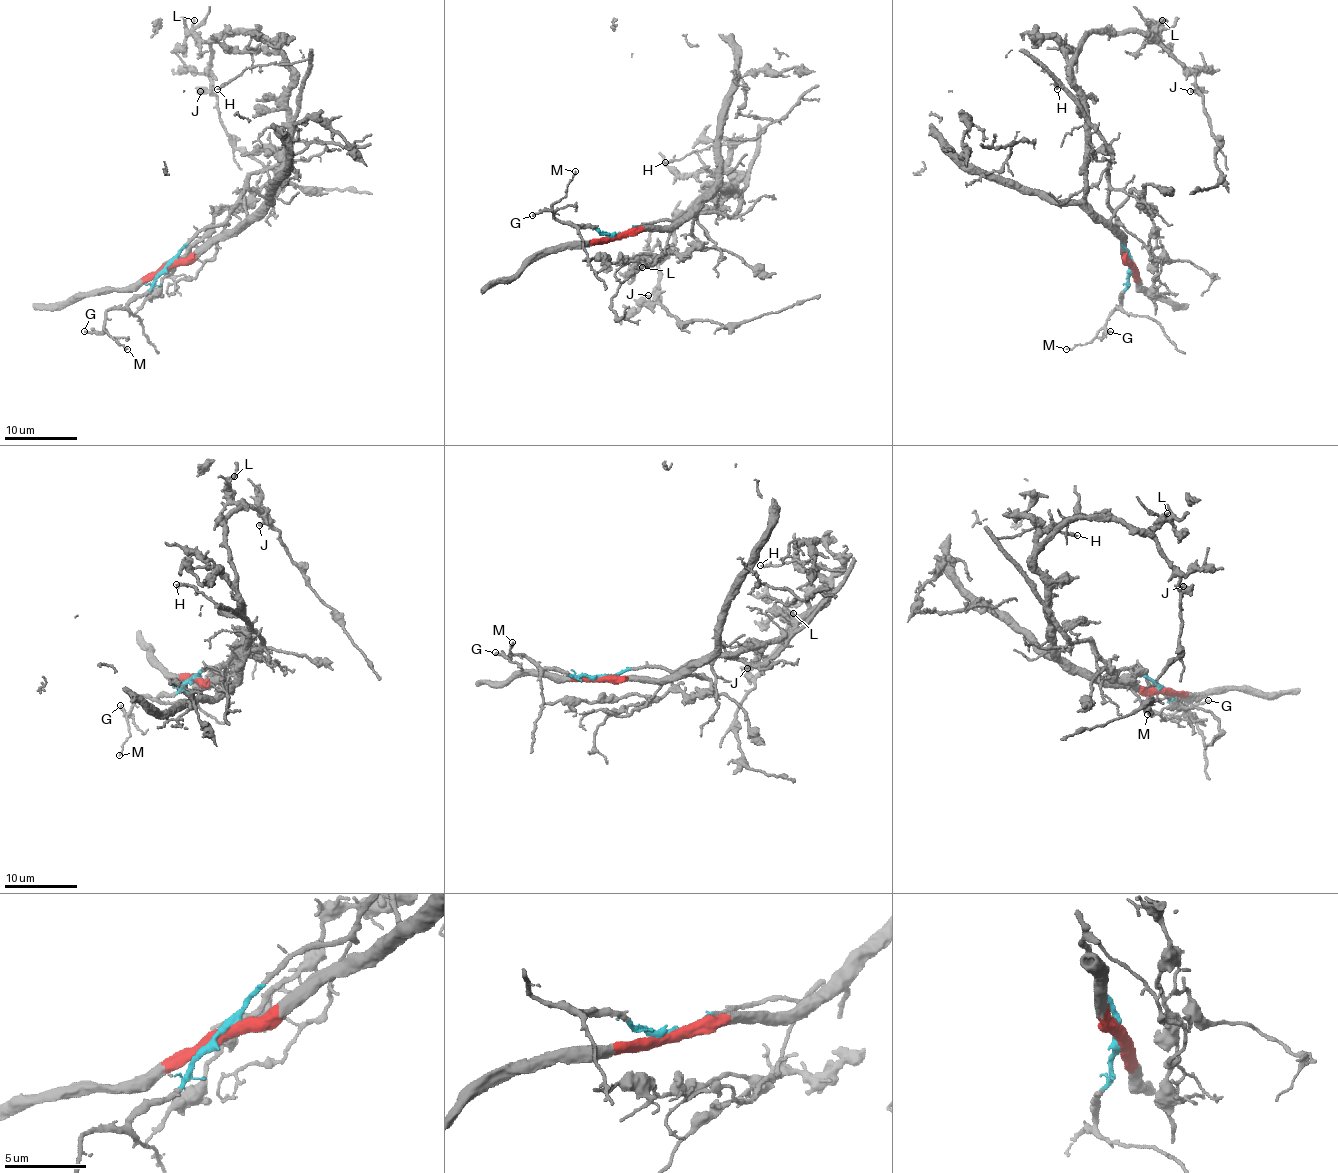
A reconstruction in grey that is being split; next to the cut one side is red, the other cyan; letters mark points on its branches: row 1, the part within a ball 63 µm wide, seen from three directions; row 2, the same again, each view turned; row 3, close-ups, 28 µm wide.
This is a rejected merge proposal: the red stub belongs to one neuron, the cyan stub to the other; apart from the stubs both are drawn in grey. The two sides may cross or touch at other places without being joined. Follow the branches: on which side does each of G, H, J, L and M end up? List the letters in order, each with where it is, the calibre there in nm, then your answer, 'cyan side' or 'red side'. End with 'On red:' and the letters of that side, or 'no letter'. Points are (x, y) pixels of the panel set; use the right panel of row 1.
G: place (1110, 331); calibre 140 nm; cyan side
H: place (1057, 89); calibre 200 nm; cyan side
J: place (1190, 91); calibre 260 nm; red side
L: place (1162, 20); calibre 150 nm; red side
M: place (1066, 349); calibre 100 nm; cyan side
On red: J, L

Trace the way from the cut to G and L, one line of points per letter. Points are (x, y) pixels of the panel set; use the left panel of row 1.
G: (167, 266), (142, 295), (135, 295), (122, 308), (111, 308), (106, 313), (102, 329), (84, 331)
L: (167, 266), (187, 264), (227, 239), (273, 193), (287, 135), (289, 63), (251, 32), (204, 41), (195, 19)

